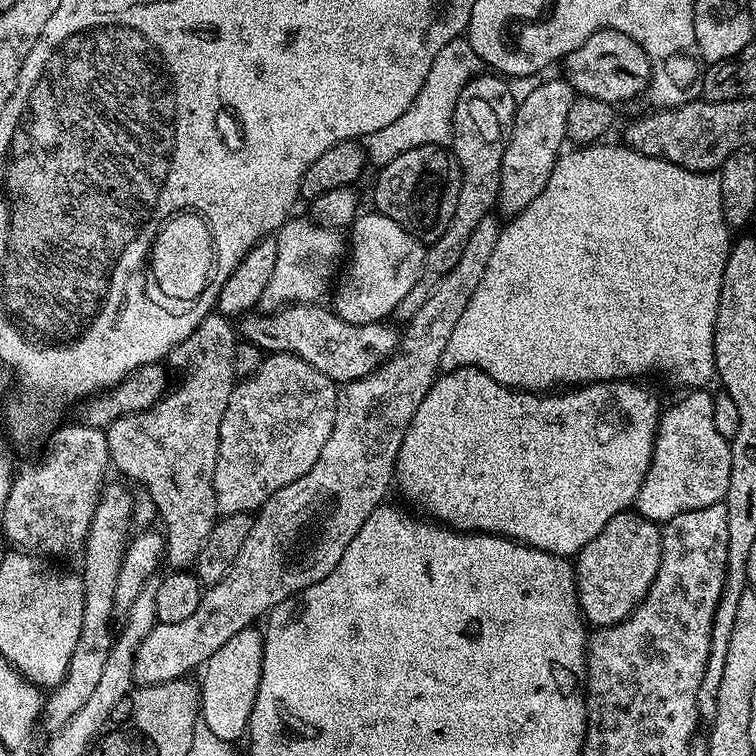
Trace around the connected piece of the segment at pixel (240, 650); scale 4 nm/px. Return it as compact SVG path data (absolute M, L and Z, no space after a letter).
M255 627L239 631L223 643L204 665L200 681L201 721L215 736L231 742L238 741L247 733L249 716L257 697L261 681L261 664L264 661L263 635Z

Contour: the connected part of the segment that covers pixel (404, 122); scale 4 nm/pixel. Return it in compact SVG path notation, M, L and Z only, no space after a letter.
M457 38L442 46L442 50L438 50L438 58L434 58L434 66L430 66L430 74L426 74L426 82L422 82L422 90L418 90L418 98L414 98L409 108L396 121L390 122L390 126L382 126L382 130L374 130L374 134L367 136L369 161L373 165L383 166L394 162L398 154L406 154L406 150L414 150L418 146L451 145L454 106L458 106L458 94L462 94L464 87L481 72L482 62L467 39Z

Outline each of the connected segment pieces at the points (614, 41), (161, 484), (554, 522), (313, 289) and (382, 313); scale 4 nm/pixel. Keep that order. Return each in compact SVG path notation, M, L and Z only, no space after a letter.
M598 30L562 61L562 79L581 96L598 98L602 102L619 106L643 93L652 76L652 67L646 58L646 50L626 34L618 30Z
M210 314L202 318L196 329L166 357L167 363L184 375L184 381L177 388L175 385L165 392L159 402L150 406L150 410L118 418L106 429L111 467L129 476L124 477L129 481L140 480L143 491L154 498L159 519L168 523L164 532L163 559L172 570L188 570L195 565L198 553L202 546L206 546L206 538L210 538L210 530L214 530L218 519L212 471L218 458L222 418L228 409L230 394L237 379L232 369L237 343L238 332L229 317Z
M459 368L453 372L445 372L437 375L436 380L430 386L430 390L426 394L426 398L422 398L422 402L418 406L418 410L414 410L414 418L410 422L410 426L406 430L406 434L402 438L402 446L398 450L398 458L396 459L396 470L394 473L394 484L400 492L412 504L417 504L421 508L421 513L427 514L433 521L443 522L449 528L455 528L458 532L487 532L493 536L504 536L508 540L519 540L522 544L529 544L531 548L537 548L543 552L549 552L555 556L565 558L575 557L586 546L586 542L590 542L590 538L595 538L602 530L602 526L606 526L606 522L610 522L610 518L614 518L614 514L629 511L636 503L636 495L638 490L642 490L642 482L646 478L646 474L650 470L650 462L652 461L652 451L654 450L654 442L656 441L656 427L660 425L660 413L662 411L662 403L648 388L643 388L643 383L631 380L600 380L596 384L581 384L579 386L569 387L567 390L557 391L555 394L541 394L538 392L526 392L523 390L513 390L508 388L500 381L495 380L493 376L487 376L482 370L477 368Z
M311 218L285 220L274 236L278 259L274 261L274 274L270 277L270 286L266 286L266 294L262 294L259 307L275 310L286 304L314 304L323 301L323 296L327 297L333 287L332 279L336 271L338 276L346 260L346 240L340 236L343 235L337 229L318 226Z
M369 210L357 216L350 225L350 255L343 273L344 285L335 289L330 304L336 316L351 324L379 324L395 313L398 302L414 290L414 282L422 274L425 245L414 234L402 230L394 218Z

